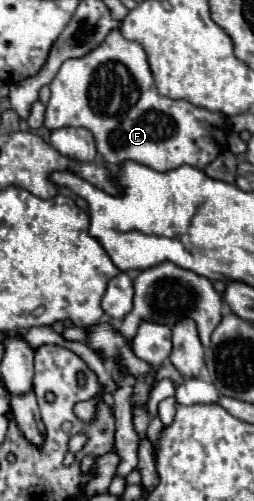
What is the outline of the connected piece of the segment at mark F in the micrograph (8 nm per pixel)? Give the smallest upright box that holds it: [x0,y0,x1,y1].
[45,28,227,172]

